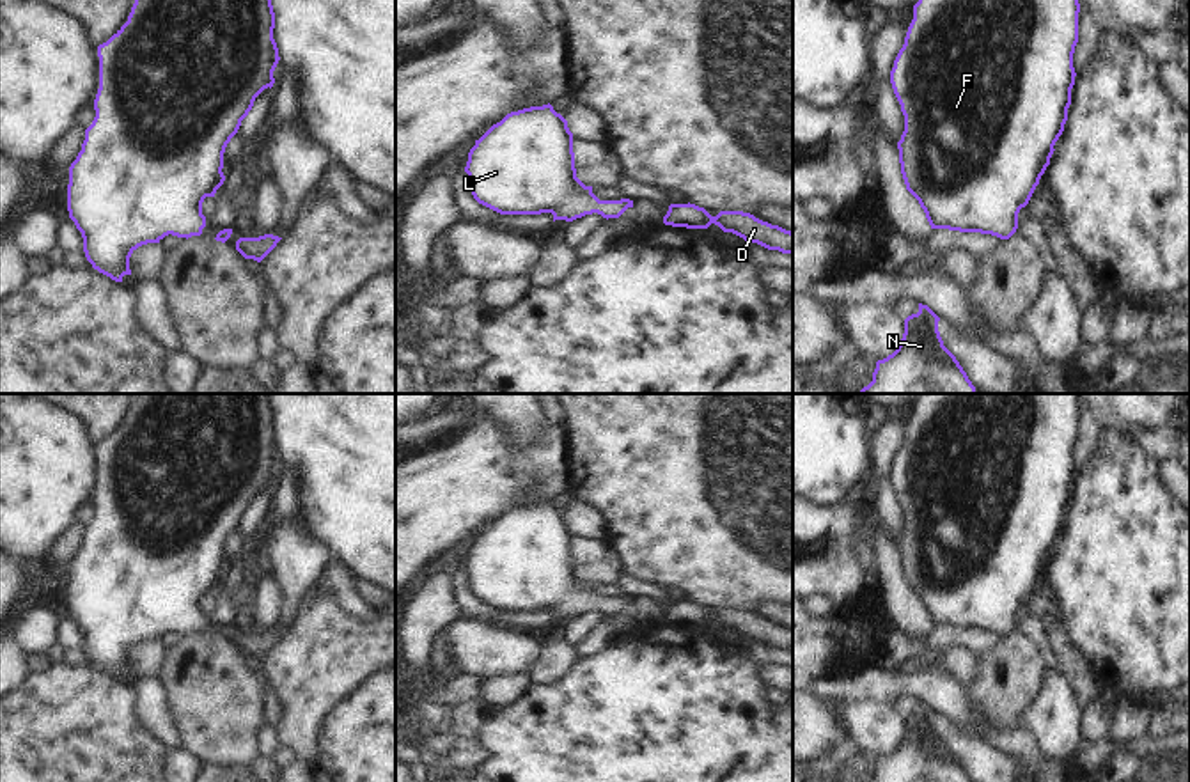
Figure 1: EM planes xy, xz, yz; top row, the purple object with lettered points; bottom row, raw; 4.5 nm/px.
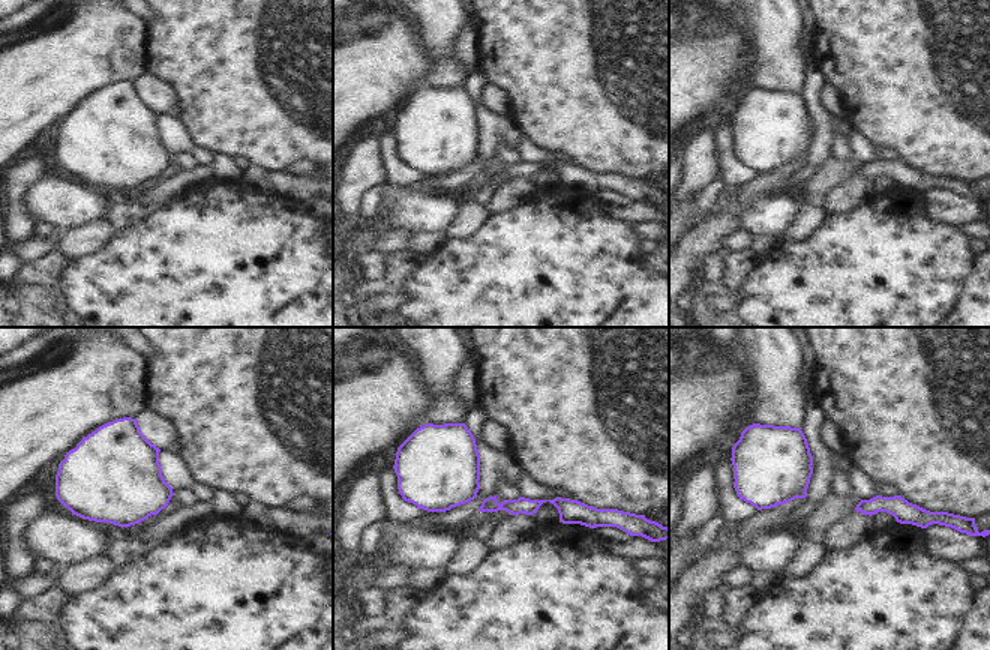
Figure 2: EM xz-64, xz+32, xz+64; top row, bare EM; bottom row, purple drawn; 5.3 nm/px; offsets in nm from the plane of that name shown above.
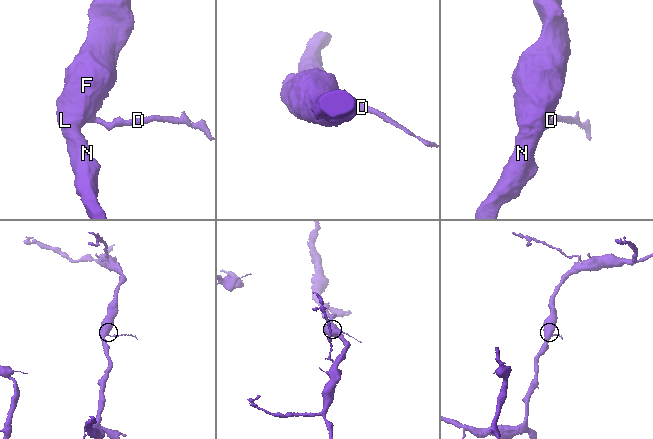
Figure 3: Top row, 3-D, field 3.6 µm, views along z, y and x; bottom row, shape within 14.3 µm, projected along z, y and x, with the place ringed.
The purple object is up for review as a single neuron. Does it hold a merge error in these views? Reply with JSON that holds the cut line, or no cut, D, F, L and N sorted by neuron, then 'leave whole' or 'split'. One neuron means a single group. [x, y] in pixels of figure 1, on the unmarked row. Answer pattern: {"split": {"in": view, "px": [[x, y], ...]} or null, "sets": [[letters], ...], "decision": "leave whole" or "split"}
{"split": null, "sets": [["D", "F", "L", "N"]], "decision": "leave whole"}

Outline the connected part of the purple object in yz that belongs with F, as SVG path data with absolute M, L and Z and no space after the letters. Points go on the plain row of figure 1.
M920 394L904 442L890 468L890 481L904 512L904 528L897 539L901 571L906 587L919 598L931 626L991 631L1009 637L1018 626L1018 610L1025 605L1050 562L1053 543L1064 528L1071 486L1075 482L1073 450L1078 440L1076 394Z

